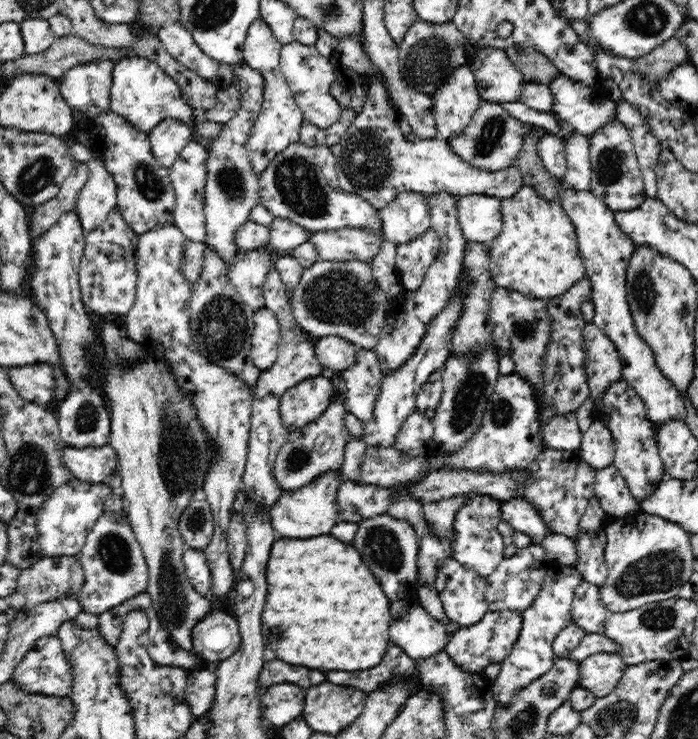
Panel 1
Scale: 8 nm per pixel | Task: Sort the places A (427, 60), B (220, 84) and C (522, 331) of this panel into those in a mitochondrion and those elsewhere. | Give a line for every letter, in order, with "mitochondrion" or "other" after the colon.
A: mitochondrion
B: other
C: mitochondrion

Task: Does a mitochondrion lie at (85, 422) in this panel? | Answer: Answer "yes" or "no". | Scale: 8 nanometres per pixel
yes

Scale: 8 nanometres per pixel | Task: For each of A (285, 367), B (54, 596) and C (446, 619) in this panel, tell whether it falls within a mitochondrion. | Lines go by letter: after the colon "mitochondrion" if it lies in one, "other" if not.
A: other
B: other
C: other

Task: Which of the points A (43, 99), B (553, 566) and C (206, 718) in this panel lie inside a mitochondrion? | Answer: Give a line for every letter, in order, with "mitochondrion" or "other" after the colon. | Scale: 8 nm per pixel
A: other
B: other
C: other

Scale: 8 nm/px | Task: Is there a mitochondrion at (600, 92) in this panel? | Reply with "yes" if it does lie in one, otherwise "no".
no

